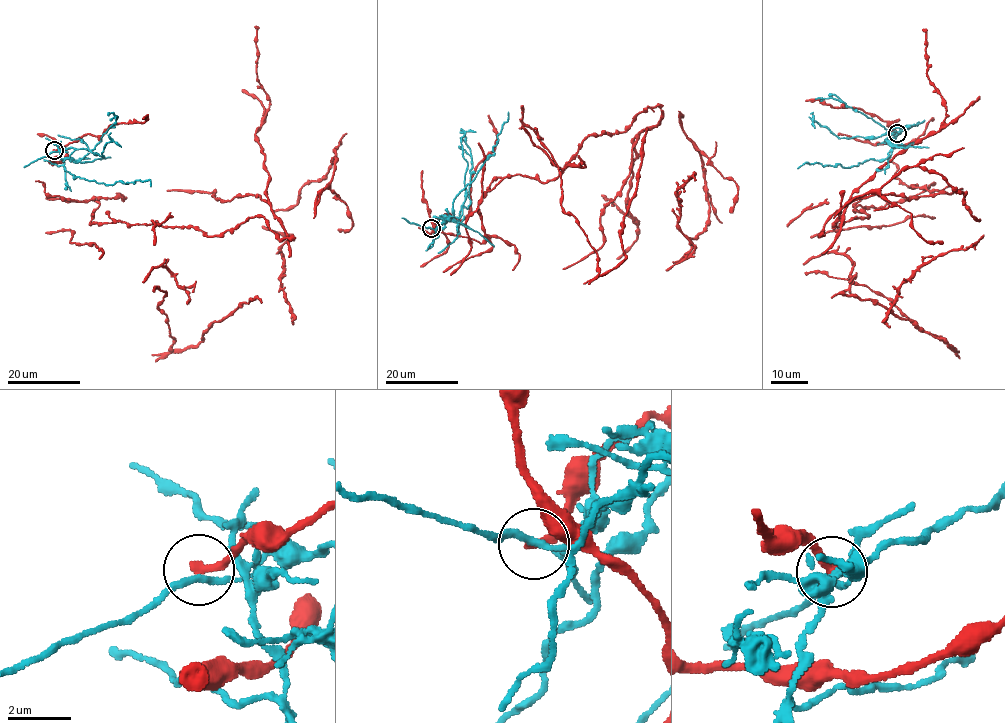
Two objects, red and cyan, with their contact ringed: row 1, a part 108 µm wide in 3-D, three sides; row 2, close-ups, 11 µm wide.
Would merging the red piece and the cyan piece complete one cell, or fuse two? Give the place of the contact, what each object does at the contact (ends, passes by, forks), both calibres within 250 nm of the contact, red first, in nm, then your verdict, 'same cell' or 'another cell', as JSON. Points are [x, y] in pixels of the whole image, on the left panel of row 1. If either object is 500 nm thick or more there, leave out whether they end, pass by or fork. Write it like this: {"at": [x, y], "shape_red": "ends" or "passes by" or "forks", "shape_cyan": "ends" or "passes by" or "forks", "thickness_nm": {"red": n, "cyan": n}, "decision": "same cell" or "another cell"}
{"at": [54, 150], "shape_red": "ends", "shape_cyan": "passes by", "thickness_nm": {"red": 240, "cyan": 190}, "decision": "another cell"}

